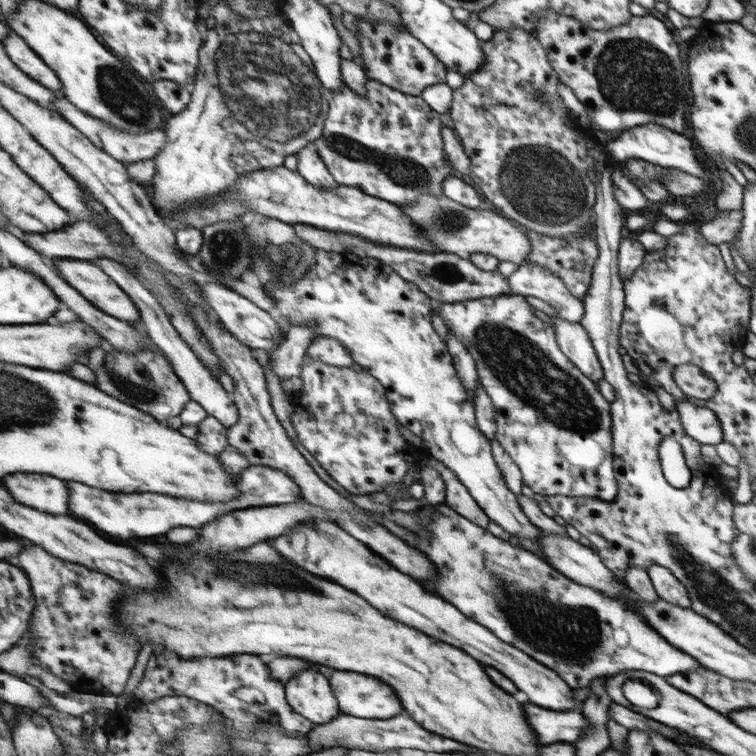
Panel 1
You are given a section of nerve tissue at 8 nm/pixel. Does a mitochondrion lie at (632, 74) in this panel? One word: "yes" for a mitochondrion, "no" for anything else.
yes

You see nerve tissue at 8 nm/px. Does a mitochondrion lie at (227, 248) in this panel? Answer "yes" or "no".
yes

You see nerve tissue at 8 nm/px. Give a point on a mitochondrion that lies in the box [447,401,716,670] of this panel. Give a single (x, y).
(565, 633)

